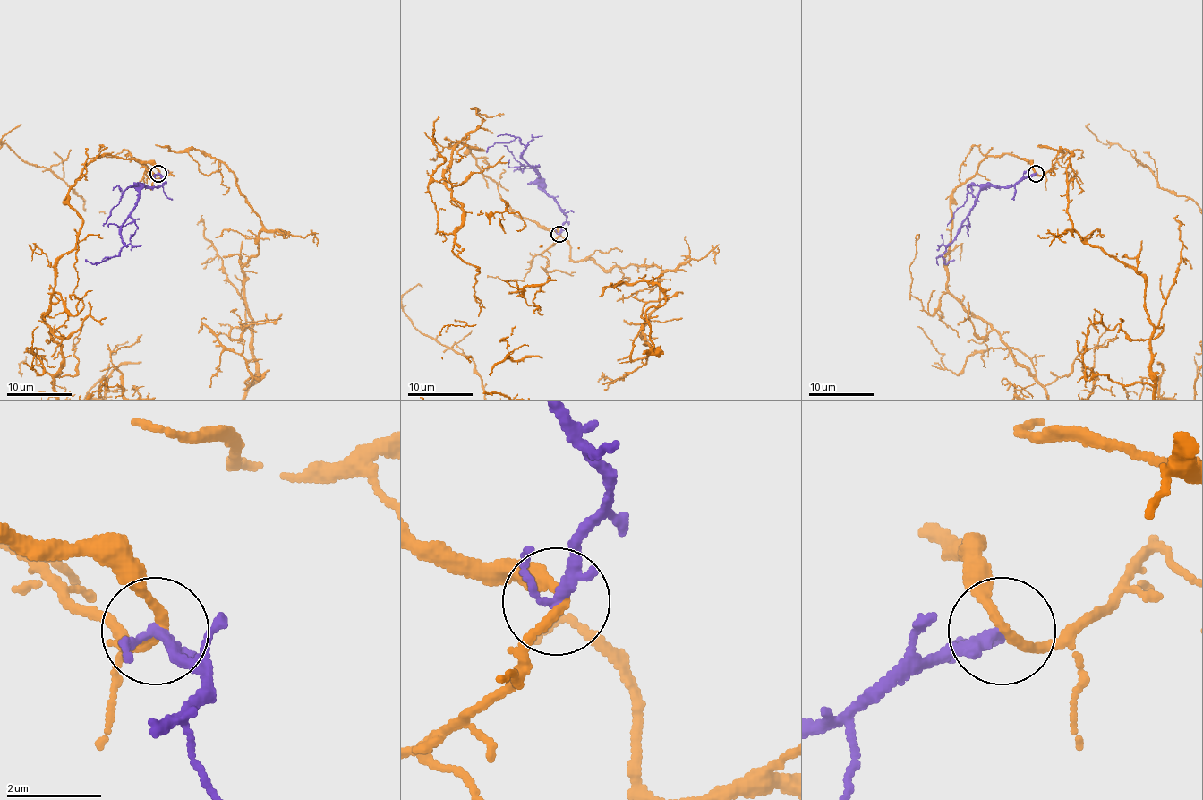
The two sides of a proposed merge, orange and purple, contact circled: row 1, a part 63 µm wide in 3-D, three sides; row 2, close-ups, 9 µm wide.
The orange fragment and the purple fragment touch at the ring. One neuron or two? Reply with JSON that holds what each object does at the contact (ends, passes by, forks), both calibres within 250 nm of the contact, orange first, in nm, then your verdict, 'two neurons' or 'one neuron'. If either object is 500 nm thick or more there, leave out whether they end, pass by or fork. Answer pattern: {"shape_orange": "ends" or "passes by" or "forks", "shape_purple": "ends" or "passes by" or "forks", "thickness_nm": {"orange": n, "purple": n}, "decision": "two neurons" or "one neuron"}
{"shape_orange": "passes by", "shape_purple": "passes by", "thickness_nm": {"orange": 170, "purple": 200}, "decision": "two neurons"}

